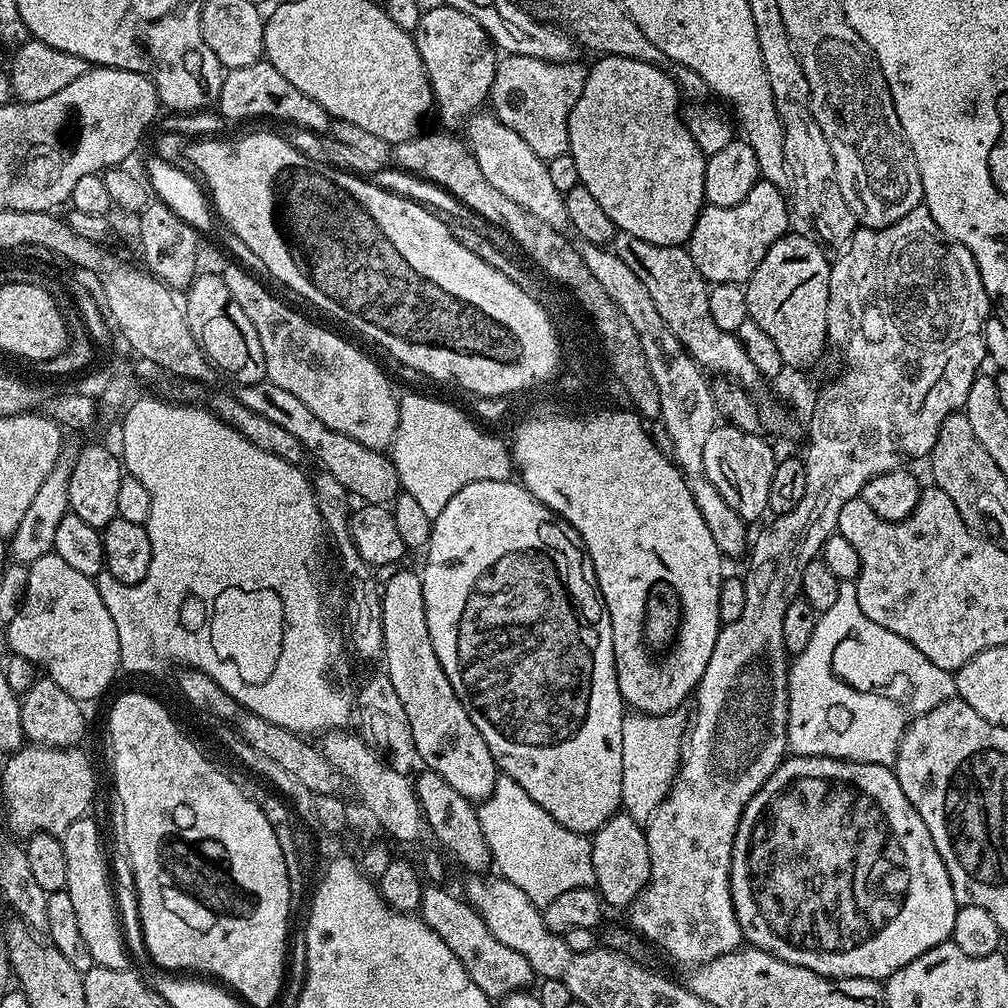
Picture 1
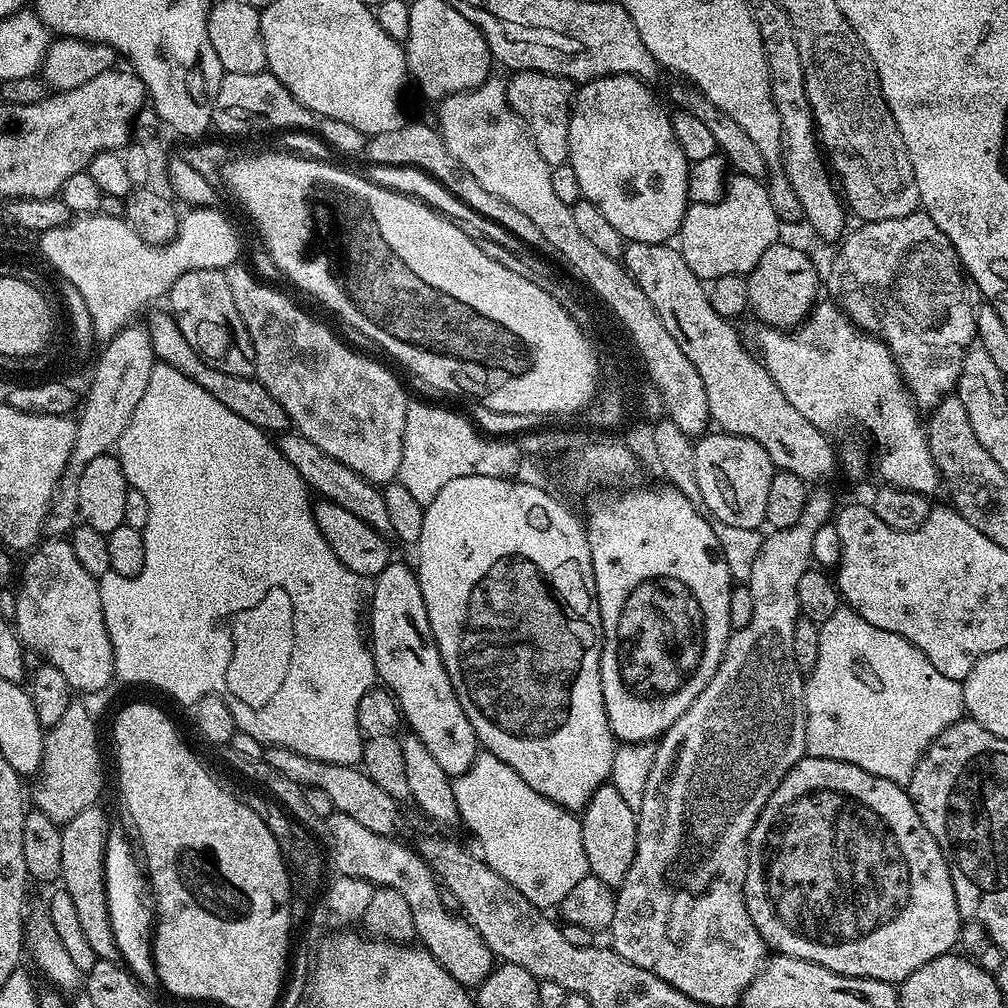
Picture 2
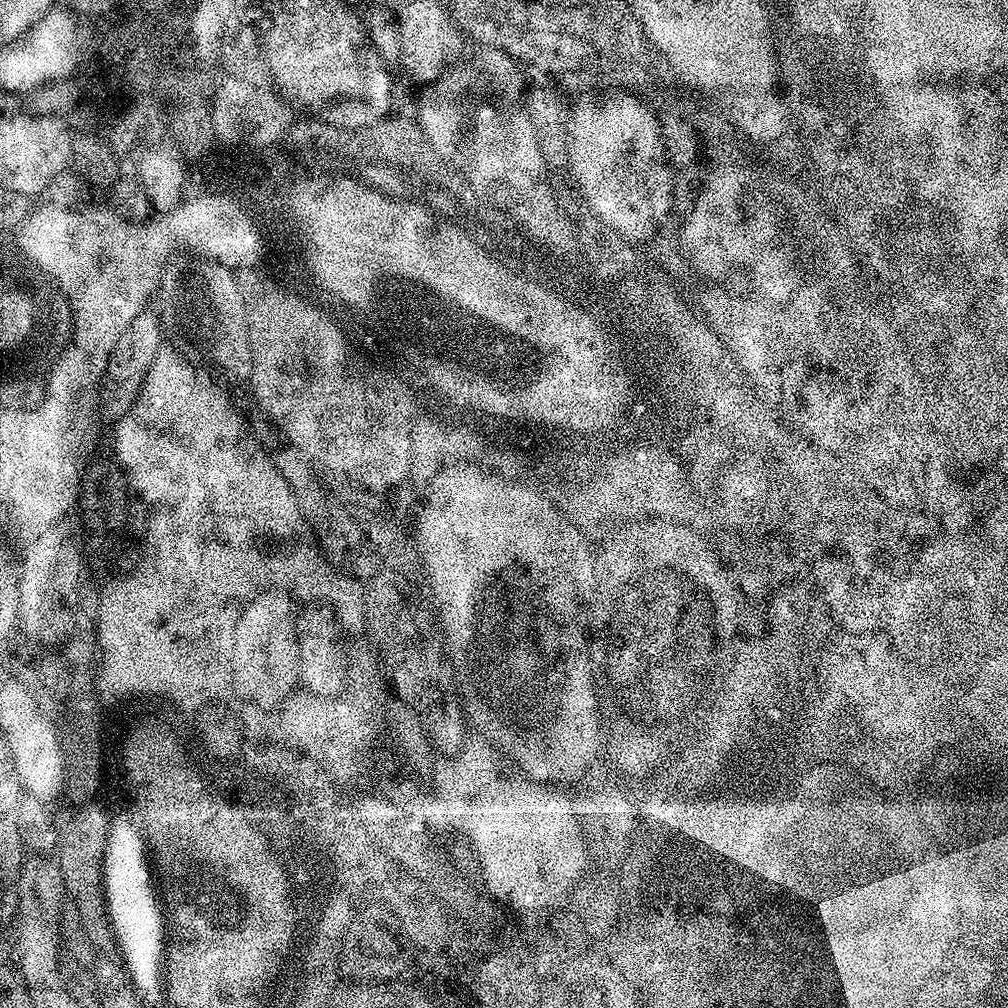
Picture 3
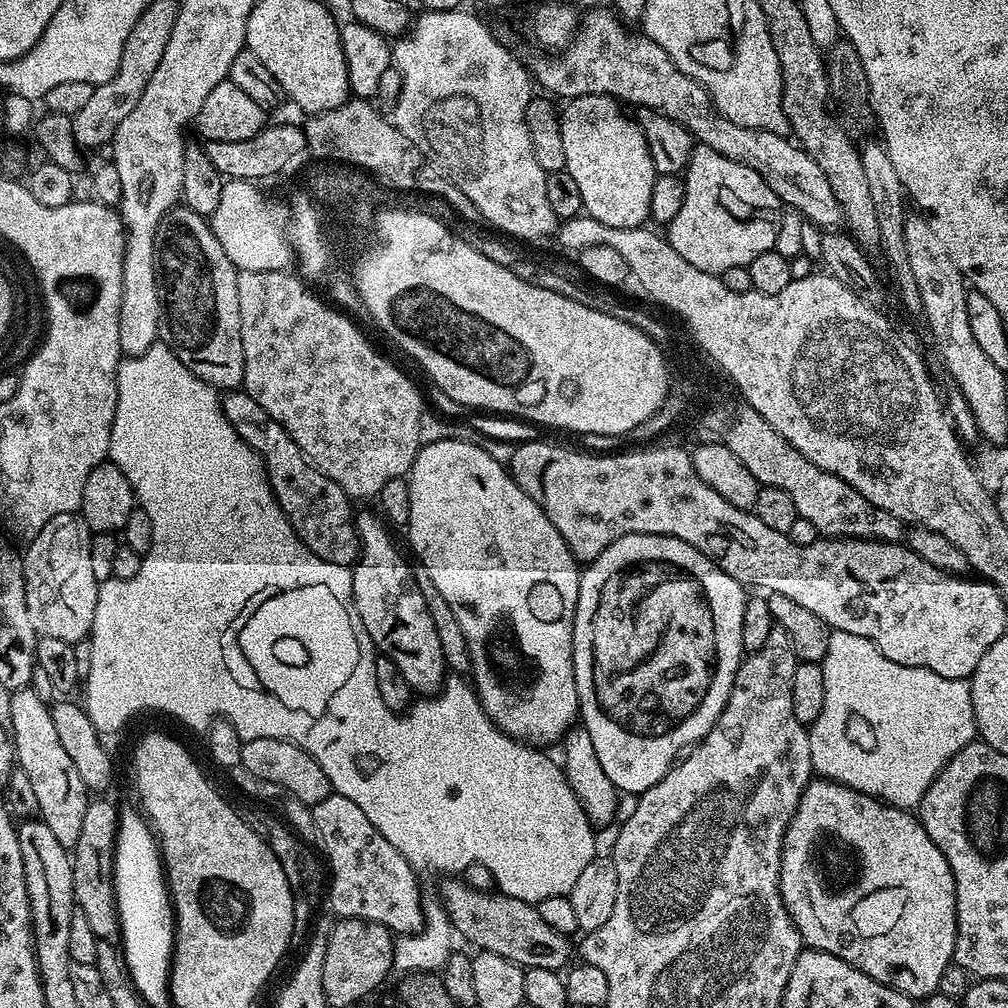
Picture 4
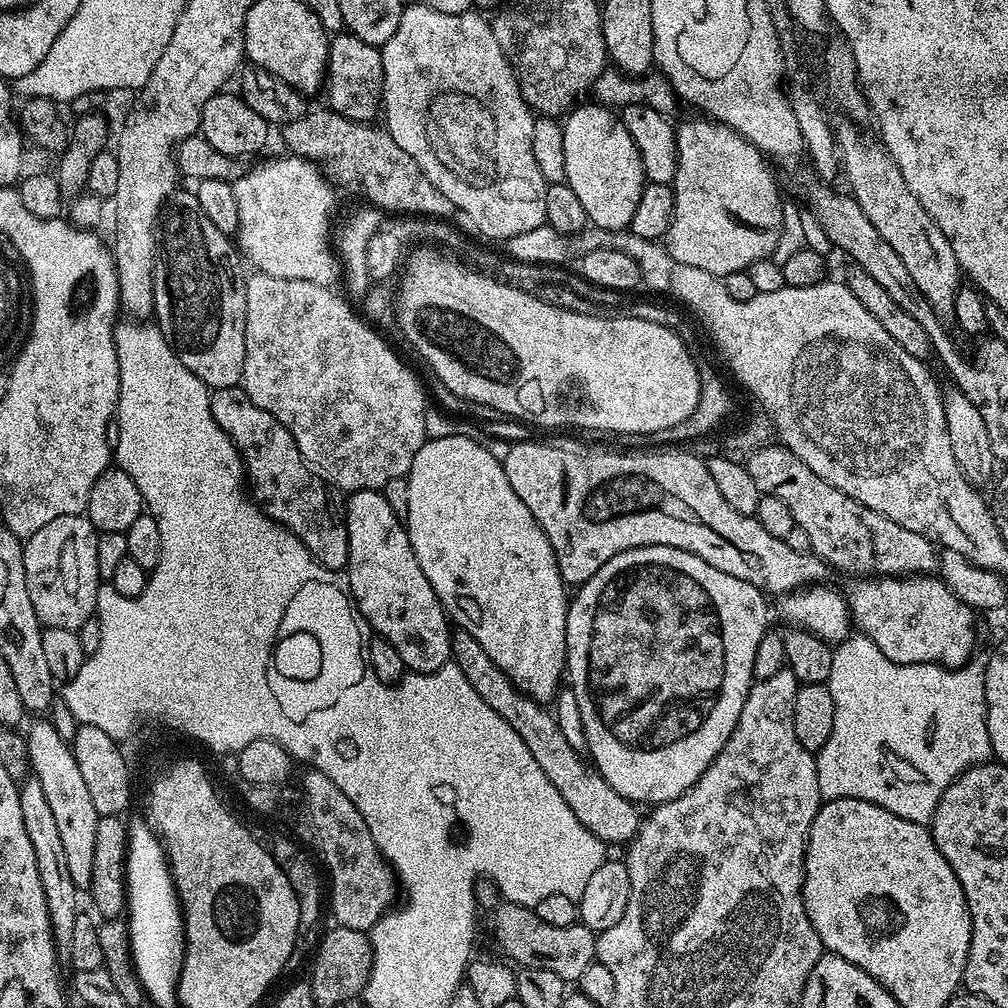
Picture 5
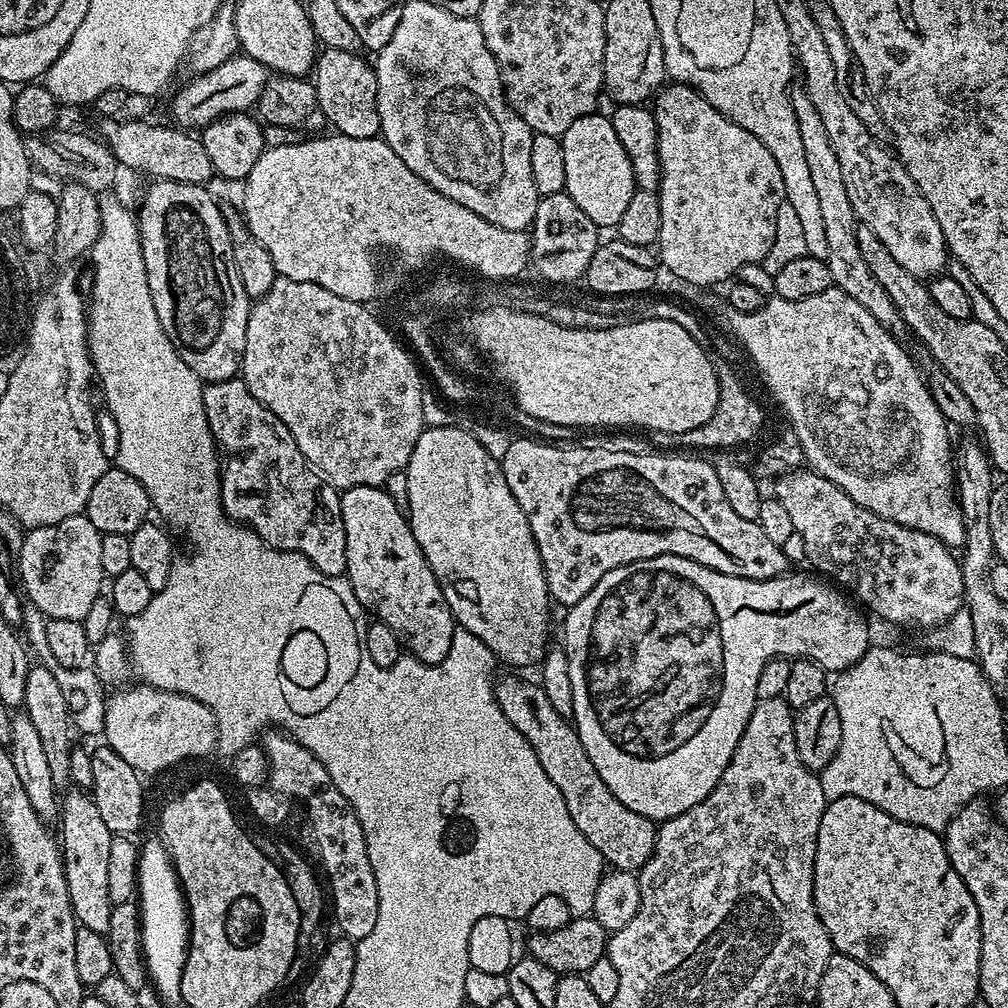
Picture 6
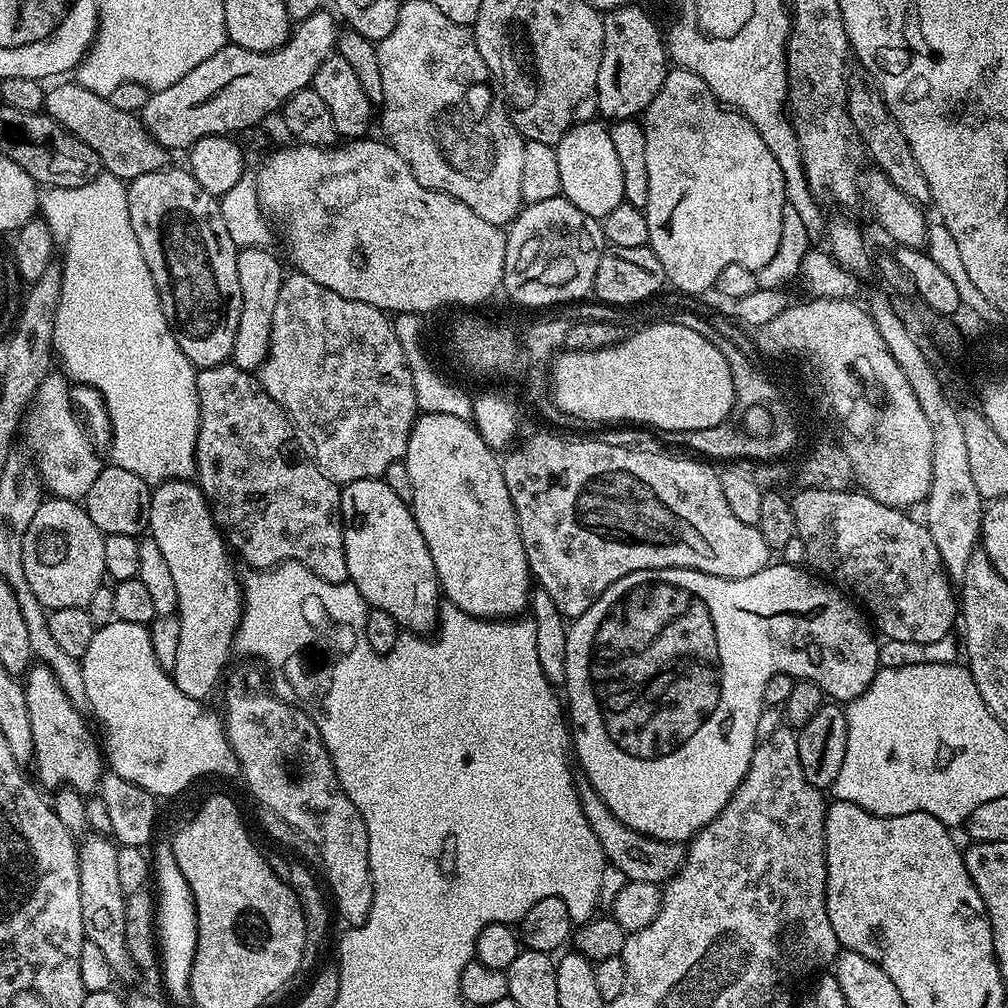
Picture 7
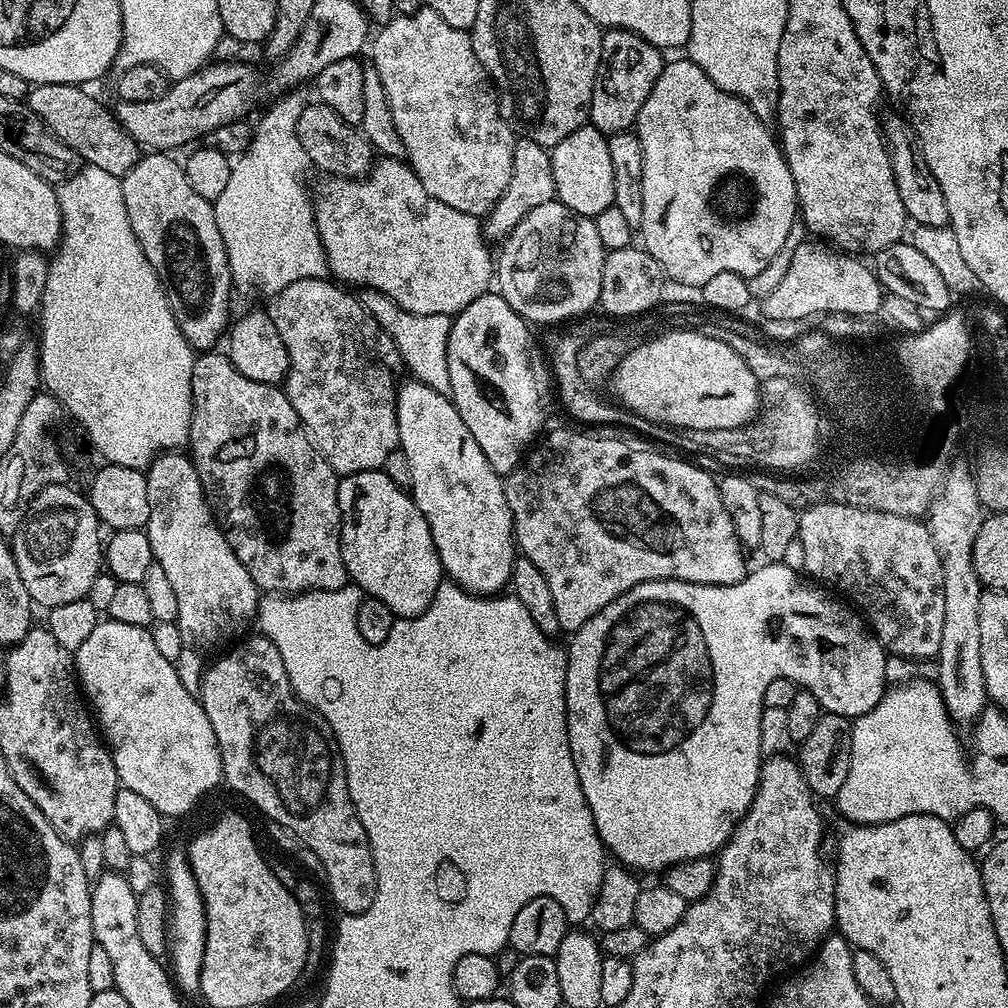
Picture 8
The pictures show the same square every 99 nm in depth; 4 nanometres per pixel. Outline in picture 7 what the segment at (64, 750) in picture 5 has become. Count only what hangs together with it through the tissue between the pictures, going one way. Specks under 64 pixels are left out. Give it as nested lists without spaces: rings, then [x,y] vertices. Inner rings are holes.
[[[88,834],[79,841],[78,856],[78,894],[82,896],[82,926],[84,939],[99,946],[110,961],[110,970],[117,981],[137,983],[138,973],[126,950],[126,912],[125,894],[118,883],[118,847],[107,835]]]

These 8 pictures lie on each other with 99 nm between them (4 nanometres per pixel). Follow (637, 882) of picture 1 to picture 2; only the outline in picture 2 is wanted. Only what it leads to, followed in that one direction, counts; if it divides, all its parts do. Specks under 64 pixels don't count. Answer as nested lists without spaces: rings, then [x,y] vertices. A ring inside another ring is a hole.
[[[609,782],[603,784],[590,798],[579,817],[582,830],[582,850],[586,850],[588,871],[602,878],[602,882],[619,886],[625,874],[630,870],[636,853],[637,809],[626,806],[626,798]]]

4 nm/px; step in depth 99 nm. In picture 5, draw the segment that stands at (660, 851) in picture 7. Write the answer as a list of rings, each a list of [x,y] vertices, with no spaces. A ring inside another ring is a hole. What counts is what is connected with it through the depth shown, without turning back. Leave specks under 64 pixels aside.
[[[453,627],[451,634],[452,660],[458,666],[458,670],[466,674],[466,682],[474,686],[474,694],[478,694],[478,698],[482,698],[482,702],[486,702],[490,710],[494,710],[499,716],[506,718],[510,726],[514,726],[518,738],[526,742],[530,758],[534,758],[534,762],[542,766],[542,774],[546,774],[546,778],[554,782],[554,790],[558,790],[558,794],[562,794],[563,800],[566,801],[566,806],[574,810],[574,818],[578,818],[578,822],[582,822],[582,826],[586,826],[586,830],[590,830],[590,834],[604,841],[605,845],[627,845],[640,828],[641,809],[633,801],[618,794],[618,790],[614,790],[614,786],[610,786],[599,772],[590,770],[581,749],[566,742],[555,715],[549,709],[547,712],[544,709],[547,707],[541,701],[530,699],[514,687],[510,678],[506,678],[506,674],[498,670],[494,662],[490,662],[490,654],[486,654],[486,650],[478,646],[476,639],[467,630]]]

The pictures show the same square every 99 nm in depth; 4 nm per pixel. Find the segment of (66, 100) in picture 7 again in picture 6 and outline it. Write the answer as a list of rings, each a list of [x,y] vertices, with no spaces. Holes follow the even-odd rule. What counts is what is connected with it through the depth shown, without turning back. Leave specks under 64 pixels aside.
[[[108,118],[103,121],[103,139],[121,169],[133,168],[136,172],[145,172],[148,178],[187,184],[207,185],[208,180],[213,179],[215,172],[199,135],[183,128],[169,126],[167,123],[143,124],[140,120],[128,119],[124,118],[117,122]]]

